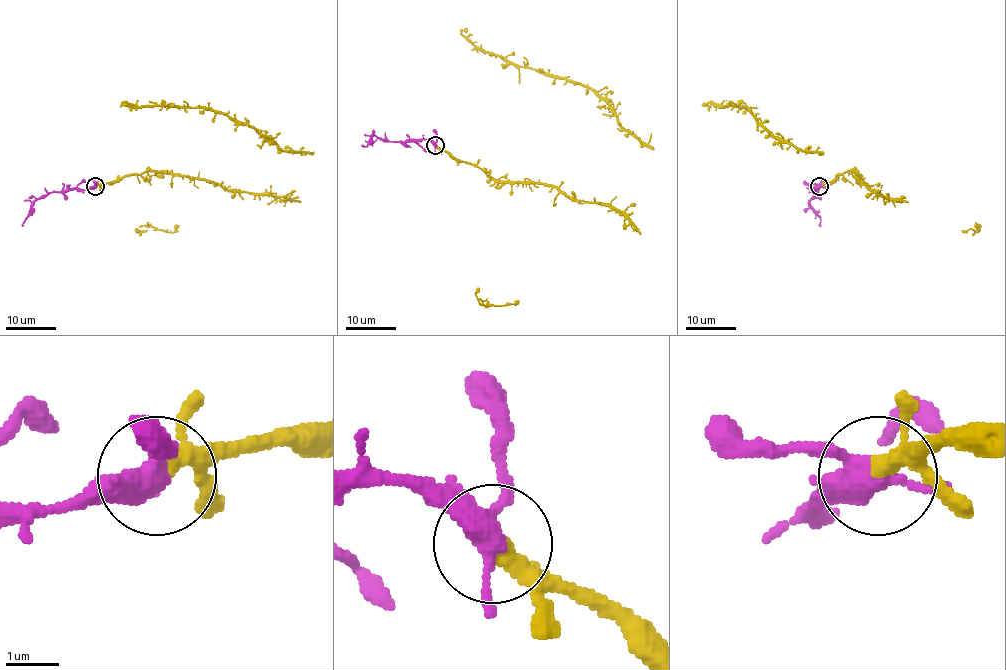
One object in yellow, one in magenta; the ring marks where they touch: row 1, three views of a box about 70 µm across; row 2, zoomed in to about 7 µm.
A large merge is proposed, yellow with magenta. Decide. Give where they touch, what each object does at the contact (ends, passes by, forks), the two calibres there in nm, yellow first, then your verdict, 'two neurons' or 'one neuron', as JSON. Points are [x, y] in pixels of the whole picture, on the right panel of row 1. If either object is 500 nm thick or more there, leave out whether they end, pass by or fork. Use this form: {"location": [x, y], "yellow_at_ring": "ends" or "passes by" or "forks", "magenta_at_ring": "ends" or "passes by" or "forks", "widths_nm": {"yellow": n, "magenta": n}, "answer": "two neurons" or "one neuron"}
{"location": [819, 186], "yellow_at_ring": "passes by", "magenta_at_ring": "forks", "widths_nm": {"yellow": 240, "magenta": 320}, "answer": "one neuron"}

